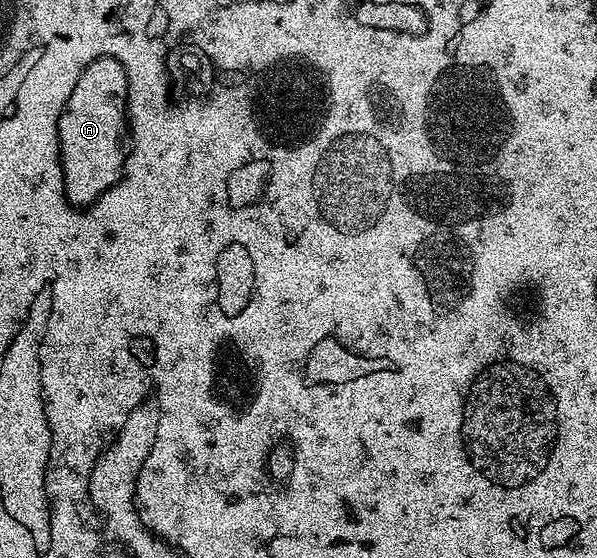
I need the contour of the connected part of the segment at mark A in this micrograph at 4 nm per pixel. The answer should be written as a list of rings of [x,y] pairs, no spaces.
[[[71,96],[59,118],[59,150],[65,196],[74,206],[88,206],[97,201],[93,188],[101,176],[101,152],[113,152],[113,136],[127,128],[127,104],[97,104],[97,96]]]

